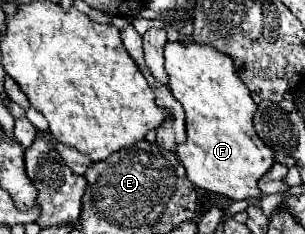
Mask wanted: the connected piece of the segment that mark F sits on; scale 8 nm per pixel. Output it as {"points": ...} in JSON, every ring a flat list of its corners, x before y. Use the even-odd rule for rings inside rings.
{"points":[[166,43,164,67,170,77,170,89,186,111,186,143,178,145,176,155,194,187,224,195,232,201,260,199,258,181,274,163,274,151,256,135,252,117,256,103,248,87,236,75,228,55,208,45]]}

